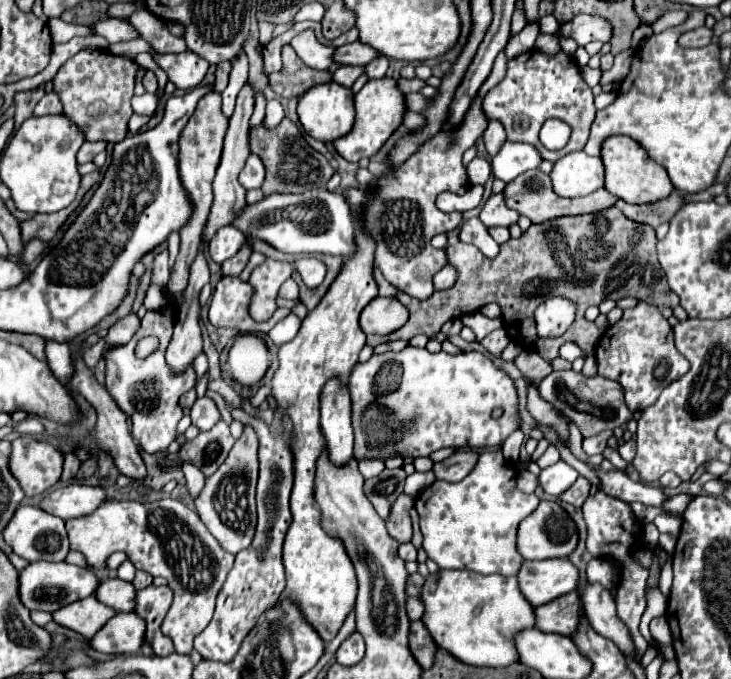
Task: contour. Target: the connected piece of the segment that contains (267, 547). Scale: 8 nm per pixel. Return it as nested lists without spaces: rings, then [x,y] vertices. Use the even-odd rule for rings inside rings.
[[[234,408],[232,416],[234,420],[240,420],[242,424],[252,426],[260,438],[260,448],[258,448],[260,478],[258,478],[258,490],[256,490],[258,524],[256,524],[254,540],[250,548],[244,548],[242,552],[236,554],[234,568],[230,570],[216,598],[214,618],[204,628],[204,632],[198,634],[194,640],[194,648],[200,652],[200,656],[214,662],[234,660],[242,640],[250,634],[250,628],[254,628],[258,618],[278,602],[278,596],[286,584],[284,564],[282,564],[282,542],[292,522],[292,514],[288,506],[290,490],[292,490],[292,452],[286,444],[286,438],[272,436],[268,424],[248,416],[240,408]]]

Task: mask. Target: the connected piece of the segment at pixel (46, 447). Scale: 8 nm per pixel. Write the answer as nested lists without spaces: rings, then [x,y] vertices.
[[[22,436],[12,442],[10,468],[26,496],[40,496],[60,481],[64,456],[48,442]]]

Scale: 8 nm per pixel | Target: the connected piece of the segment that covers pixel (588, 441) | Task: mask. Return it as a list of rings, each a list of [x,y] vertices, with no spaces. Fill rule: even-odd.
[[[600,432],[600,434],[596,434],[596,436],[584,438],[584,442],[582,442],[582,450],[584,450],[588,456],[602,454],[604,448],[606,448],[608,438],[610,438],[610,432]]]

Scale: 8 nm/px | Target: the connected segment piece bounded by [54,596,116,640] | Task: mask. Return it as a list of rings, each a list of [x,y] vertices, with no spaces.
[[[88,596],[54,612],[54,620],[60,626],[80,632],[86,640],[90,640],[102,628],[102,624],[106,624],[106,620],[110,620],[114,614],[116,612],[112,608],[106,608],[94,596]]]

